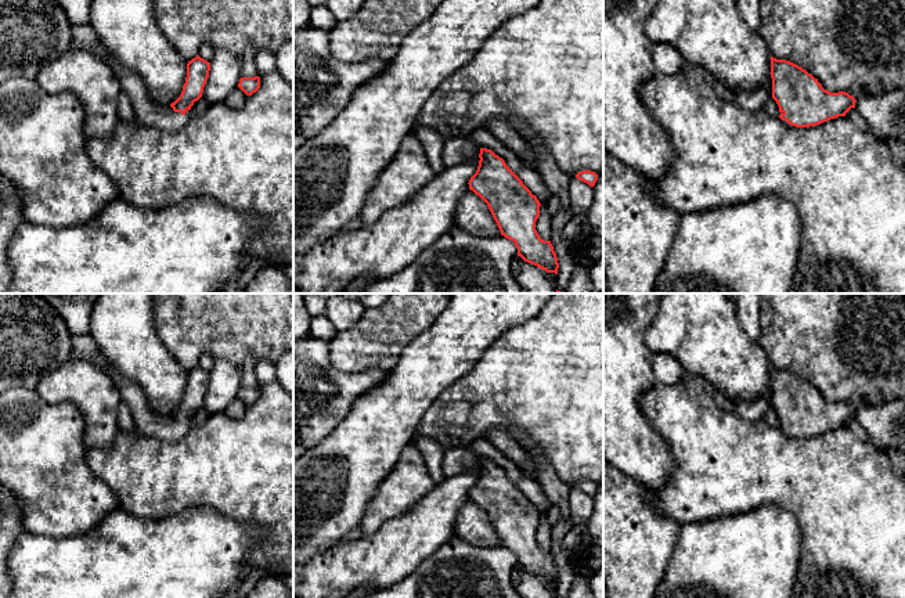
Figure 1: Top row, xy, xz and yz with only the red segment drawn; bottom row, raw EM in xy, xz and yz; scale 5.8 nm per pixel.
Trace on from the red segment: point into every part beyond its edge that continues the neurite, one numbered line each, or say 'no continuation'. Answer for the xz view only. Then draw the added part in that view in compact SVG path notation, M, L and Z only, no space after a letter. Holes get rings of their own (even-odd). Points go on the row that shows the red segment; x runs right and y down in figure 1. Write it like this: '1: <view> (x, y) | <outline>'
1: xz (457, 150) | M455 137L444 143L441 159L444 166L452 166L470 159L480 161L480 147L477 147L470 138Z

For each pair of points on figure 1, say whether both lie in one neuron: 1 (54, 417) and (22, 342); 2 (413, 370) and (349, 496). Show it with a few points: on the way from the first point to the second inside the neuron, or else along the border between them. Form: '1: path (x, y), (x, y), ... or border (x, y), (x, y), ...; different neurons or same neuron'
1: border (14, 386), (33, 391); different neurons
2: path (400, 402), (350, 464); same neuron

